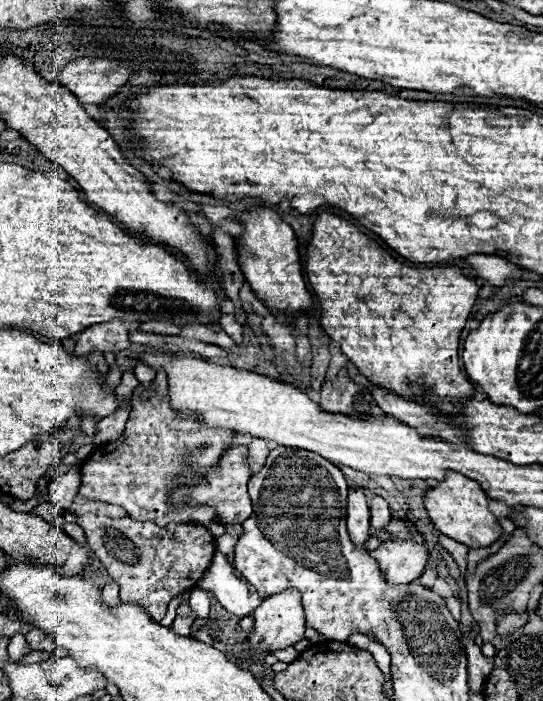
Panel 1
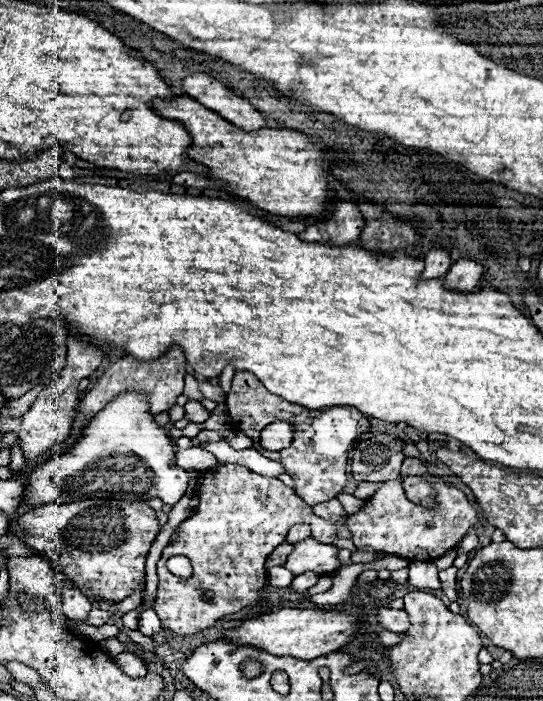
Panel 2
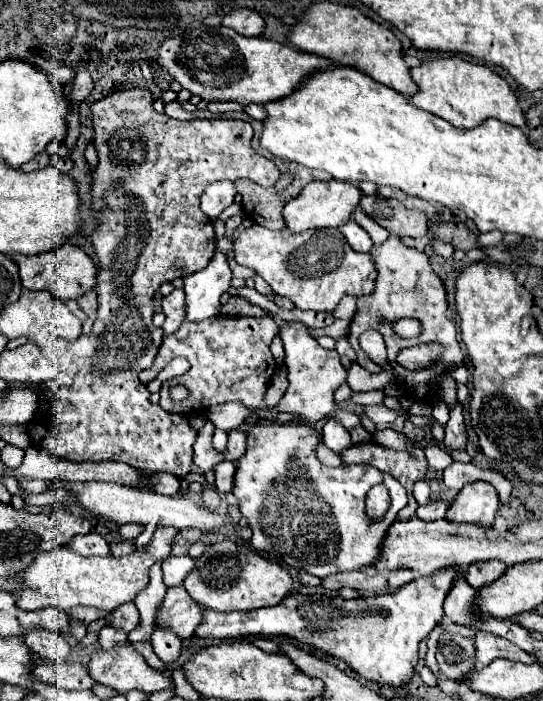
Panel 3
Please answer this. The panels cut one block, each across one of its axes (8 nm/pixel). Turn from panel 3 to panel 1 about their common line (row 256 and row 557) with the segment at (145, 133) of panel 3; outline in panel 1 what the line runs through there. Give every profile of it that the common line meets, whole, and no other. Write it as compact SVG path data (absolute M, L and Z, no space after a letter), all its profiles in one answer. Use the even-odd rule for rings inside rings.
M76 496L70 512L80 520L78 524L86 532L88 548L118 582L120 598L144 606L154 622L166 616L172 598L196 586L214 556L214 536L200 524L168 524L160 528L152 522L128 518L120 506L92 502L82 496Z

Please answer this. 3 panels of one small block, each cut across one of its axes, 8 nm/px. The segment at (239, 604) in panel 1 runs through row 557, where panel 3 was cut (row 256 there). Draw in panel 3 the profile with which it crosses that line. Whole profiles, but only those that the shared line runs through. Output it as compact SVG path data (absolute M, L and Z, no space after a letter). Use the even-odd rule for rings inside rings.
M216 252L204 270L184 278L186 320L202 322L218 316L220 296L230 288L230 278L232 274L222 252Z

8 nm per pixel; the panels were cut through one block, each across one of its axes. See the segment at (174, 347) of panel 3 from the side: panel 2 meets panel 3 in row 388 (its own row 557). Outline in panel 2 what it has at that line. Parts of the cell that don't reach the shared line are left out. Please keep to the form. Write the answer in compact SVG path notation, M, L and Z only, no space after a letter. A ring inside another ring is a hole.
M218 462L206 470L198 508L180 526L178 542L166 546L158 562L158 598L154 610L162 626L176 634L196 634L228 614L256 606L268 586L264 562L268 554L286 540L286 532L292 524L310 524L314 538L324 544L336 540L336 524L316 516L312 508L278 478L254 474L240 464ZM172 556L190 558L194 566L192 578L178 578L168 572L166 560Z

